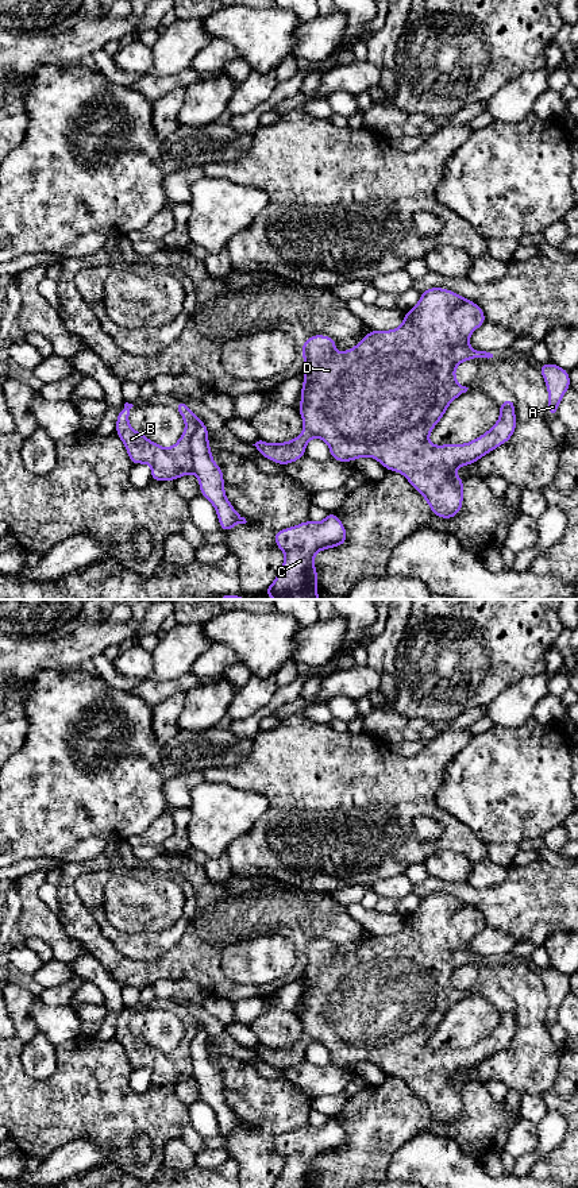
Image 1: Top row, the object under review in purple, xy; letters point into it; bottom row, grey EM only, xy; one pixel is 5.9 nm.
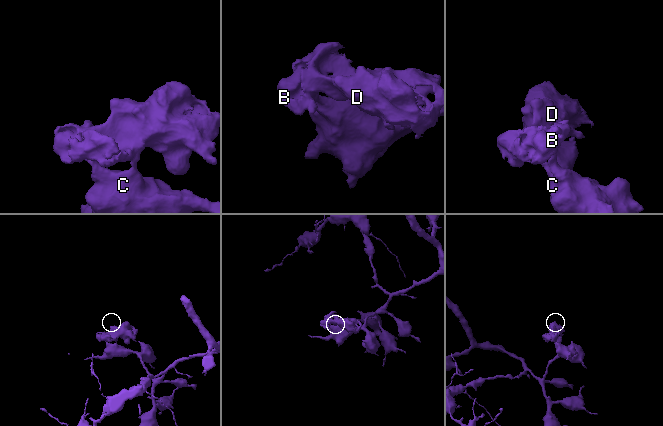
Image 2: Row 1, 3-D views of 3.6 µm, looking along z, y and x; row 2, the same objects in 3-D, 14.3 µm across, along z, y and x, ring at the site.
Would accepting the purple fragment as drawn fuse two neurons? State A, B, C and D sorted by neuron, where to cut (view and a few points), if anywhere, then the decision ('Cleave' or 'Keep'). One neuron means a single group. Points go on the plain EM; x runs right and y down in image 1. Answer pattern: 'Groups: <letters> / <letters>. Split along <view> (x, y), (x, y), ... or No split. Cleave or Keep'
Groups: A B D / C. Split along xy (197, 1023), (197, 1032), (191, 1044), (192, 1075). Cleave

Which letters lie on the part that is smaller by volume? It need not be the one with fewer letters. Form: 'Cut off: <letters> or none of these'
Cut off: A, B, D

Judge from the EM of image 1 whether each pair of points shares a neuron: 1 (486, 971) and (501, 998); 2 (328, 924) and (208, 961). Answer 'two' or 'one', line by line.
1: one
2: one

